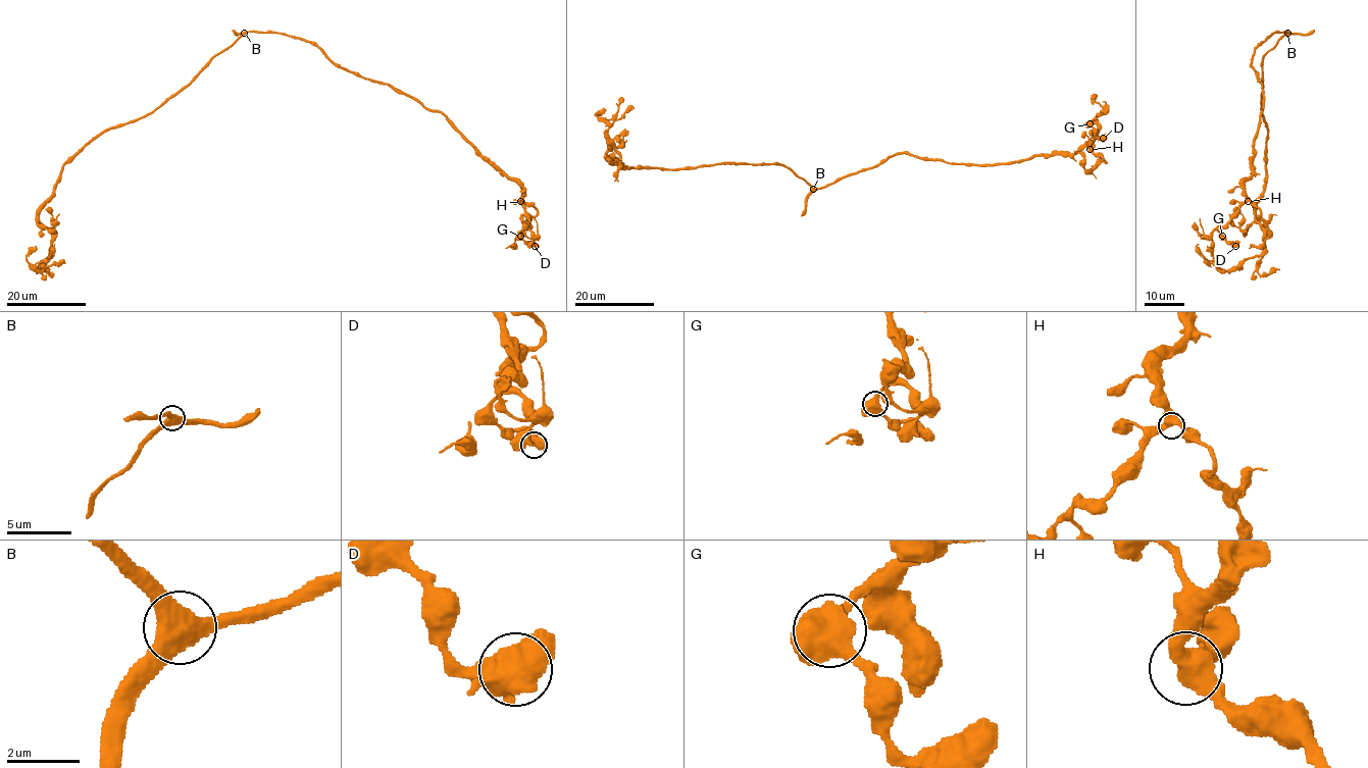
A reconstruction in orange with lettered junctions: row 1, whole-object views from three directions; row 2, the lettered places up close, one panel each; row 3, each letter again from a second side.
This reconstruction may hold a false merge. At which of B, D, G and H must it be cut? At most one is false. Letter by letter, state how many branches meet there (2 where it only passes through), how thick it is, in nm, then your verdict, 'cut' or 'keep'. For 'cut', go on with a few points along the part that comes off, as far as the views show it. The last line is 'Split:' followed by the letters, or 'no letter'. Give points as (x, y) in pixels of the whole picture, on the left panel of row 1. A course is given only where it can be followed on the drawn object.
B: 3 | 550 nm | keep
D: 3 | 550 nm | keep
G: 3 | 550 nm | keep
H: 3 | 480 nm | keep
Split: no letter

